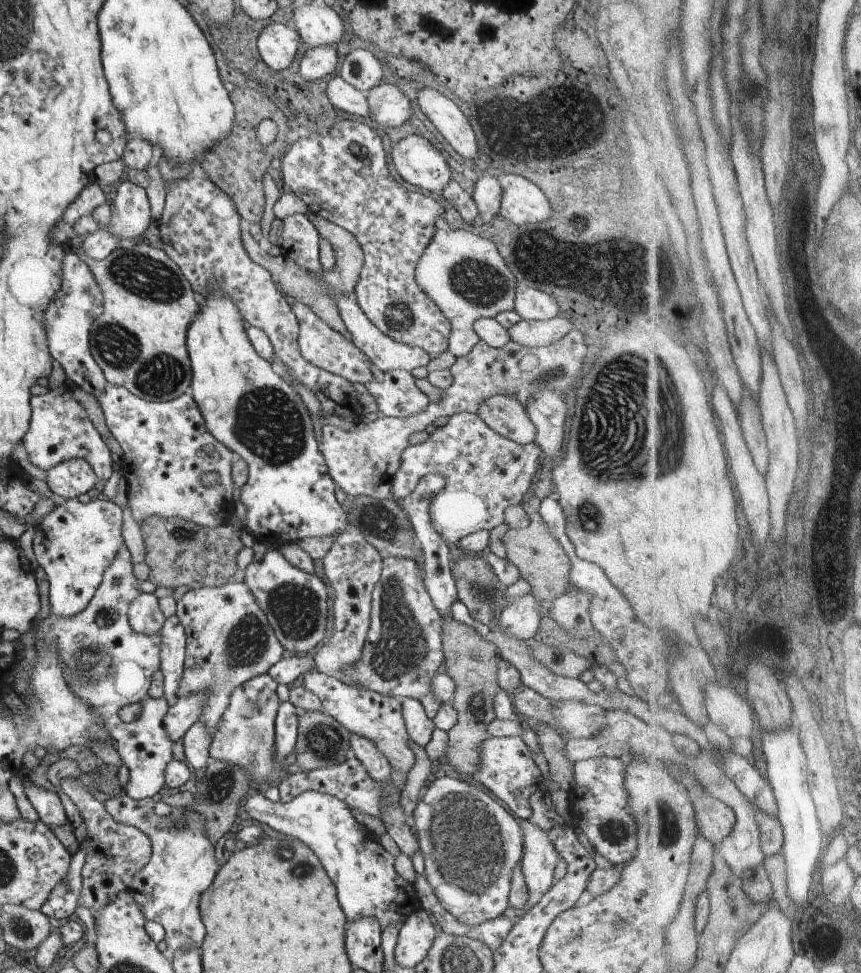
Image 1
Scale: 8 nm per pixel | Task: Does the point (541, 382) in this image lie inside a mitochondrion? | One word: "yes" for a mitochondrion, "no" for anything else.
yes

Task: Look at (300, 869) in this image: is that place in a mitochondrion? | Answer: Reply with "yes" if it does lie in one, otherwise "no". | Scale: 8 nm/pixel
yes

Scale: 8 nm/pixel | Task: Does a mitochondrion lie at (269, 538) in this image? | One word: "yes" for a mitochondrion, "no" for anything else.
no

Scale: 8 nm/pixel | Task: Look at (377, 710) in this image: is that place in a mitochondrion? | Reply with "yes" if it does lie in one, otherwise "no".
no

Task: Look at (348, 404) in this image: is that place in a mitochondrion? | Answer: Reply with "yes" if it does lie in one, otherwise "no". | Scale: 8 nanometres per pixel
no

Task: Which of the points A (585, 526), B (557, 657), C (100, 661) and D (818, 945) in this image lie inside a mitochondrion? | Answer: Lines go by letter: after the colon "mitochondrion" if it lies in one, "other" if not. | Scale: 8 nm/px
A: mitochondrion
B: other
C: mitochondrion
D: other

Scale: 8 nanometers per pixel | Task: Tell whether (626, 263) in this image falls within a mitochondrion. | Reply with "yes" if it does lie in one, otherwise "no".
yes

